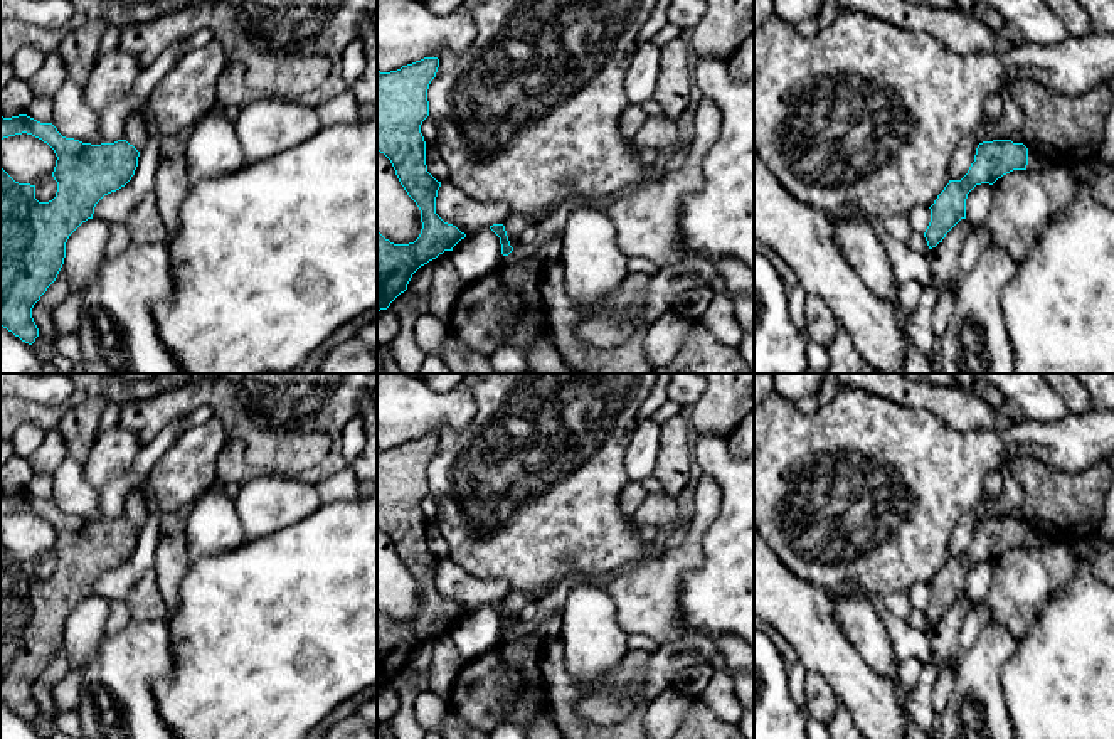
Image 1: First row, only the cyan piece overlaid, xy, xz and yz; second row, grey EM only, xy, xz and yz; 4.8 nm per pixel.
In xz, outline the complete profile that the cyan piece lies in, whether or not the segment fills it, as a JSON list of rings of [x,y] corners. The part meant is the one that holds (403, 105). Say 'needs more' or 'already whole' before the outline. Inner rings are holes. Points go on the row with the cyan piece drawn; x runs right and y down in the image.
already whole; [[[424,57],[397,71],[377,71],[377,150],[390,160],[422,222],[419,237],[409,244],[394,244],[377,231],[377,311],[407,290],[421,266],[466,237],[436,214],[441,182],[426,165],[421,125],[429,116],[427,89],[438,67],[438,57]]]

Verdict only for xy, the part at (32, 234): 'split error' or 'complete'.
complete

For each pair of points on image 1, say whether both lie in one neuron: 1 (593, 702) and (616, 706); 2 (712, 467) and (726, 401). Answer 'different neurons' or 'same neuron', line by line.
1: same neuron
2: different neurons

